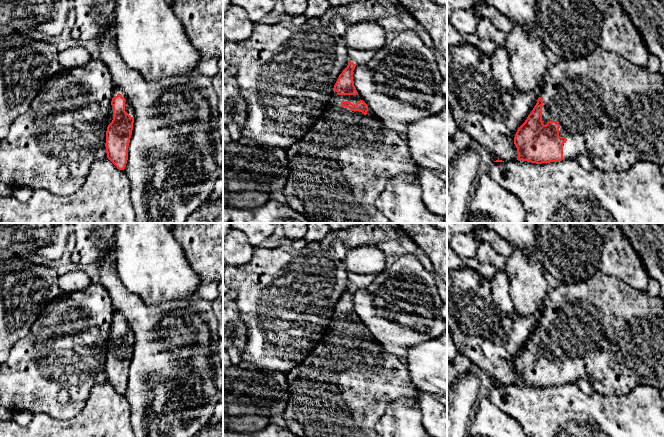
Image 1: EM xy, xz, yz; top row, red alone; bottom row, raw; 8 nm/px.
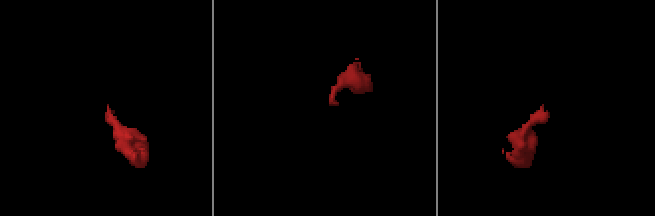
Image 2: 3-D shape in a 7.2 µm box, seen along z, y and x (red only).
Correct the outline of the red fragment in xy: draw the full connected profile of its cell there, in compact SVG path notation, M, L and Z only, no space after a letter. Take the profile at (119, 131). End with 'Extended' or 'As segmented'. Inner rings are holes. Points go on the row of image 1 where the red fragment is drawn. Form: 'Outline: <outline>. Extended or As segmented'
Outline: M114 88L106 131L107 158L119 169L124 170L128 160L128 146L132 135L134 110L129 98Z. Extended

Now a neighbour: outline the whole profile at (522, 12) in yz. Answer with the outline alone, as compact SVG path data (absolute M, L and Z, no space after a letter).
M482 0L485 4L495 7L513 24L520 25L525 31L533 26L539 27L537 0Z

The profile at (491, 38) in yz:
M487 17L479 18L476 34L480 39L479 50L488 57L491 57L497 48L506 45L506 35L498 30Z

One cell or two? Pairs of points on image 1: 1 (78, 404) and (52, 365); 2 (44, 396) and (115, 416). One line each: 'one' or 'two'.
1: one
2: two

